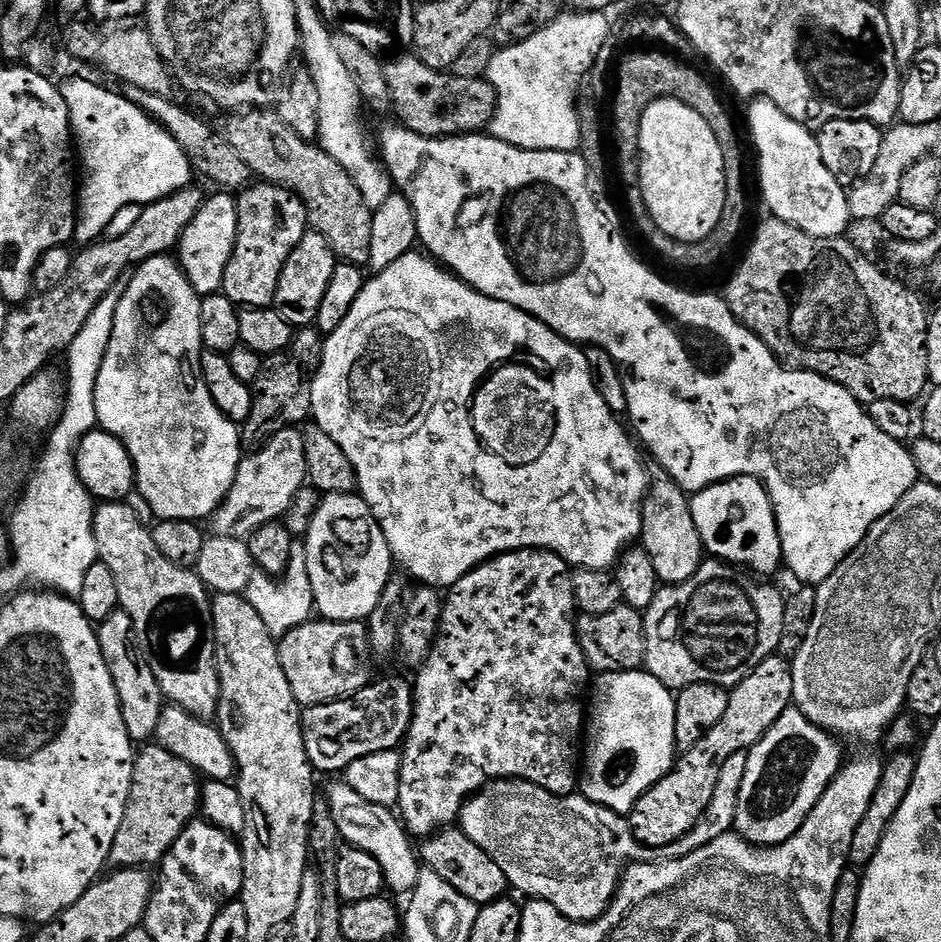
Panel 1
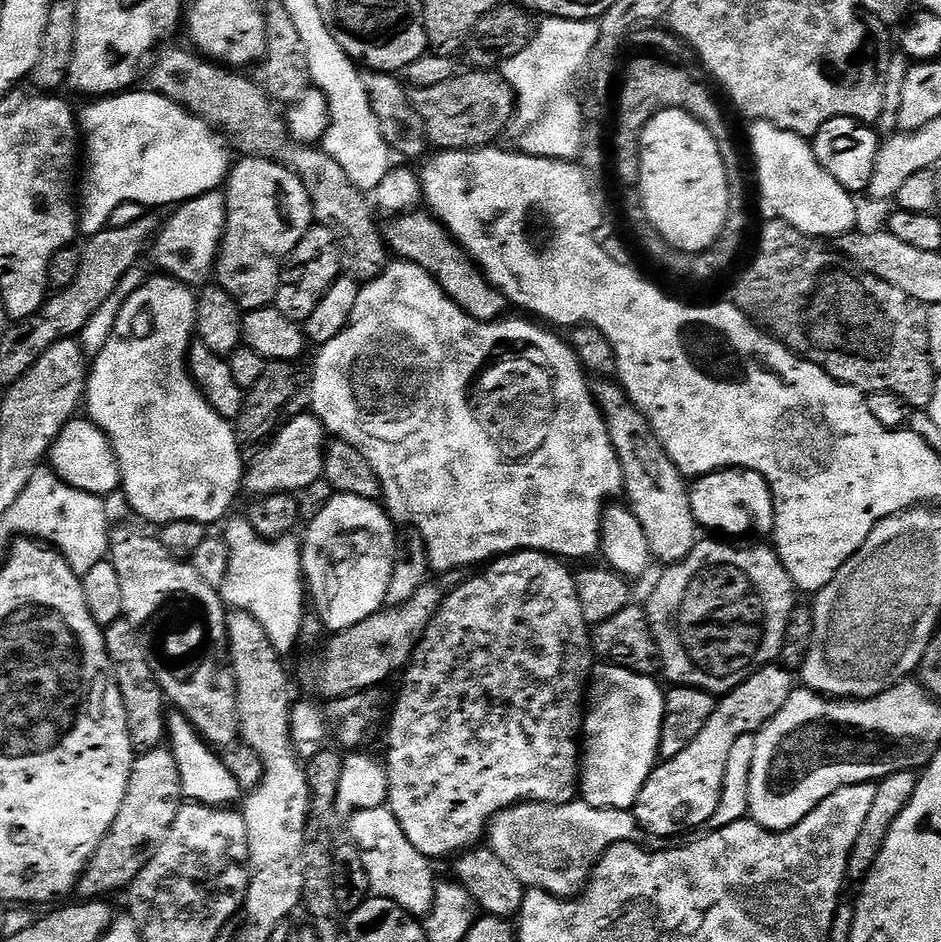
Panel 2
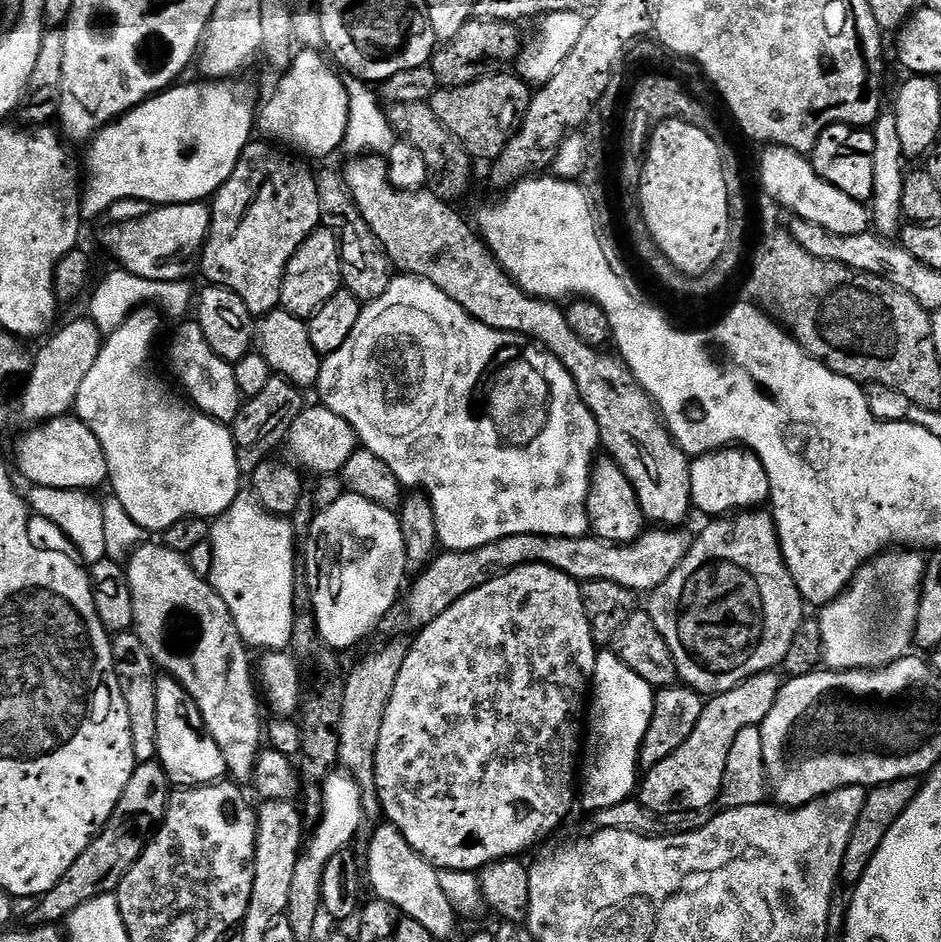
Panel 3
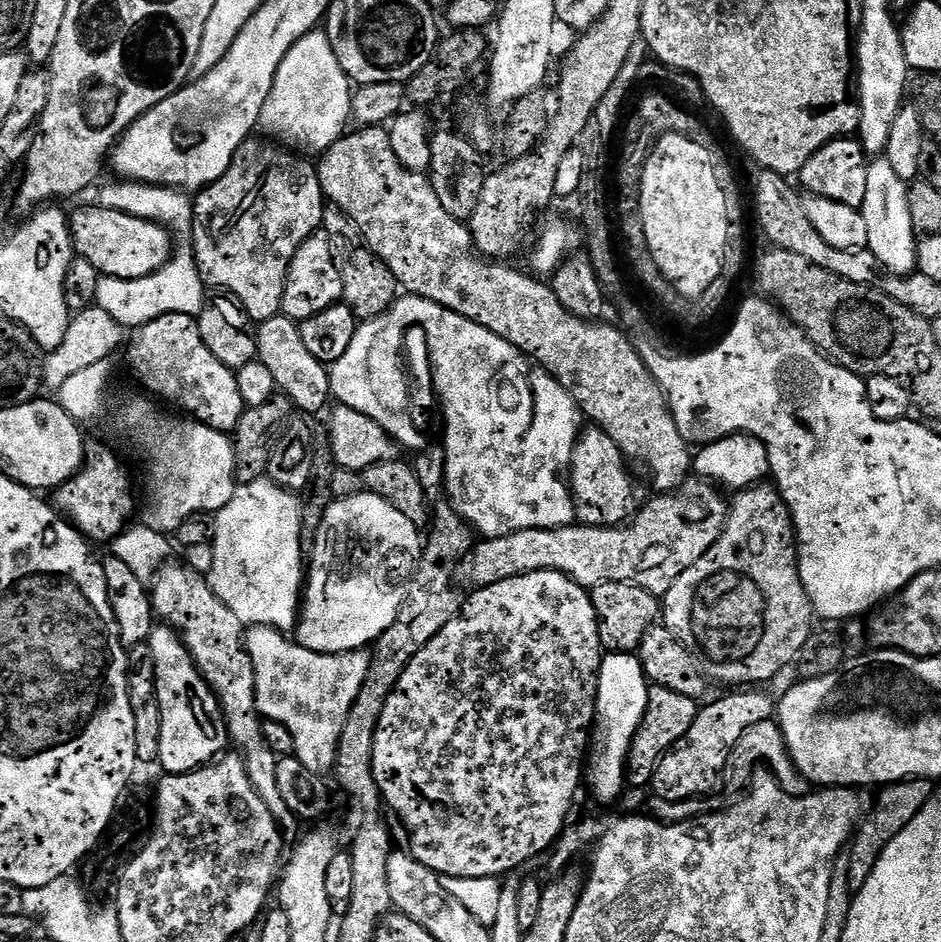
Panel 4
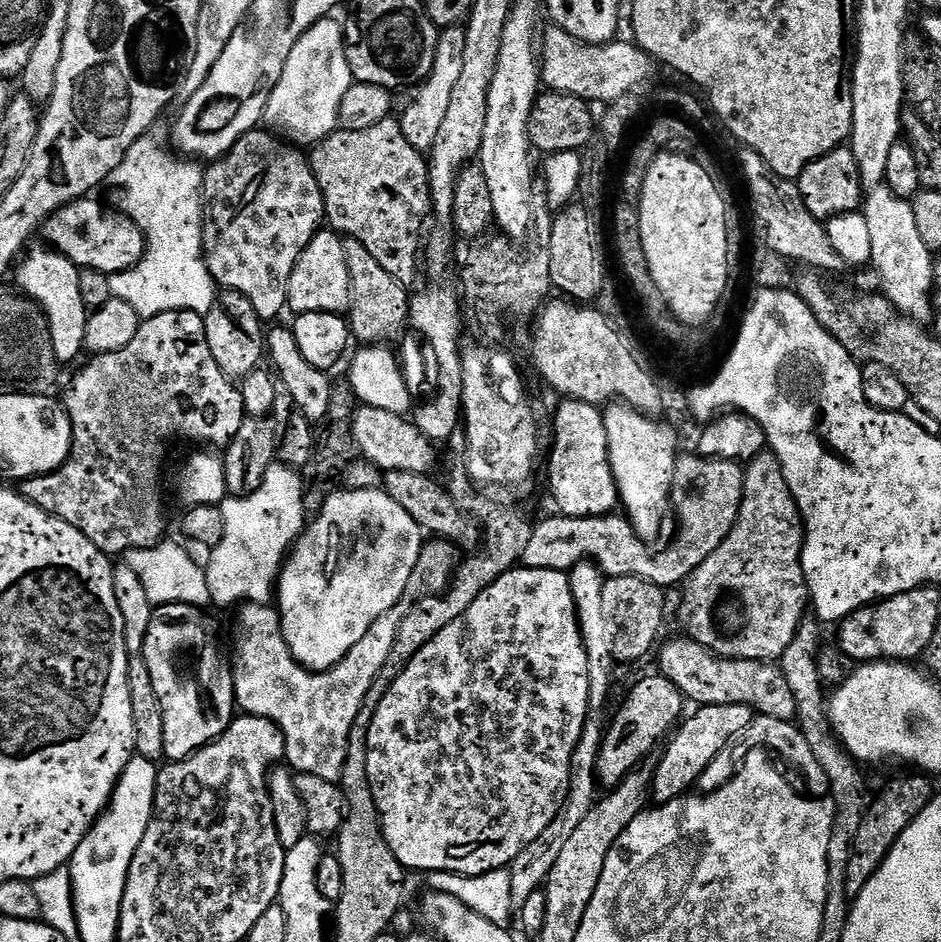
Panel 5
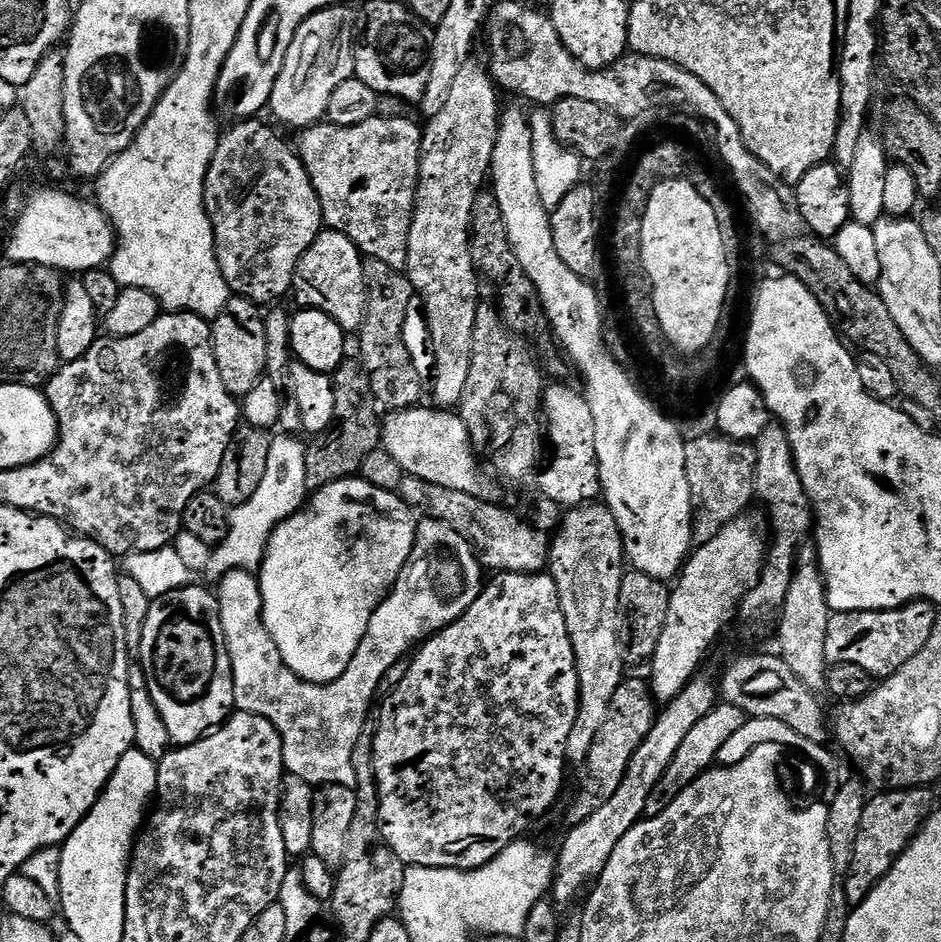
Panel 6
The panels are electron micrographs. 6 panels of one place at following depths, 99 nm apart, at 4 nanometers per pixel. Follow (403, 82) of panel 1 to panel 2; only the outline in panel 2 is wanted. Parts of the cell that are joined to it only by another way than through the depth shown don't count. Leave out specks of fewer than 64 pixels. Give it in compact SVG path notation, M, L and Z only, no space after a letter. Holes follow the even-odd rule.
M468 70L465 76L464 73L458 74L453 80L442 82L442 86L413 88L410 99L412 109L424 123L423 135L427 139L429 136L437 144L437 149L449 152L466 152L495 145L499 141L496 139L517 115L516 96L496 70Z

